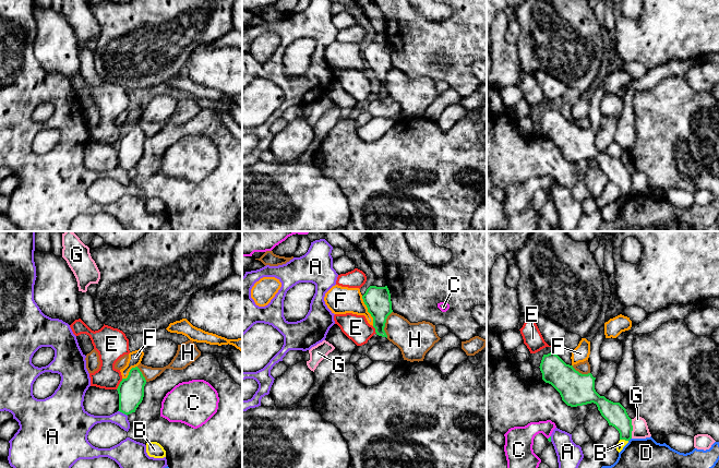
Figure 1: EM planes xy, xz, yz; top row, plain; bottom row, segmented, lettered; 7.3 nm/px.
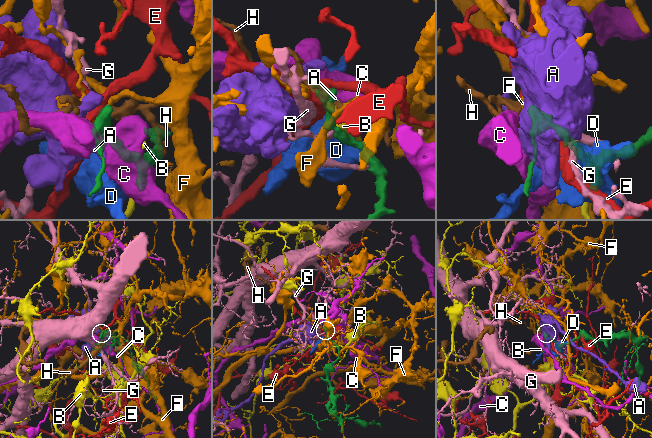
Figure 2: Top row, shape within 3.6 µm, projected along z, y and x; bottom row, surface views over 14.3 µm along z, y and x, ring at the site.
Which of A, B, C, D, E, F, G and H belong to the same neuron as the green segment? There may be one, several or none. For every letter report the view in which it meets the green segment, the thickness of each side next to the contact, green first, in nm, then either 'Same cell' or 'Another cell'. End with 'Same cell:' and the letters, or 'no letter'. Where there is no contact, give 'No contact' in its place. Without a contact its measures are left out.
A: Touches green in xy. Thickness 190 nm (green) against 110 nm. Another cell
B: Touches green in yz. Thickness 160 nm (green) against 60 nm. Another cell
C: Touches green in yz. Thickness 20 nm (green) against 200 nm. Another cell
D: Touches green in yz. Thickness 160 nm (green) against 420 nm. Another cell
E: Touches green in xy. Thickness 190 nm (green) against 170 nm. Another cell
F: Touches green in xz. Thickness 190 nm (green) against 200 nm. Another cell
G: Touches green in yz. Thickness 160 nm (green) against 120 nm. Another cell
H: Touches green in xz. Thickness 190 nm (green) against 260 nm. Another cell
Same cell: no letter

